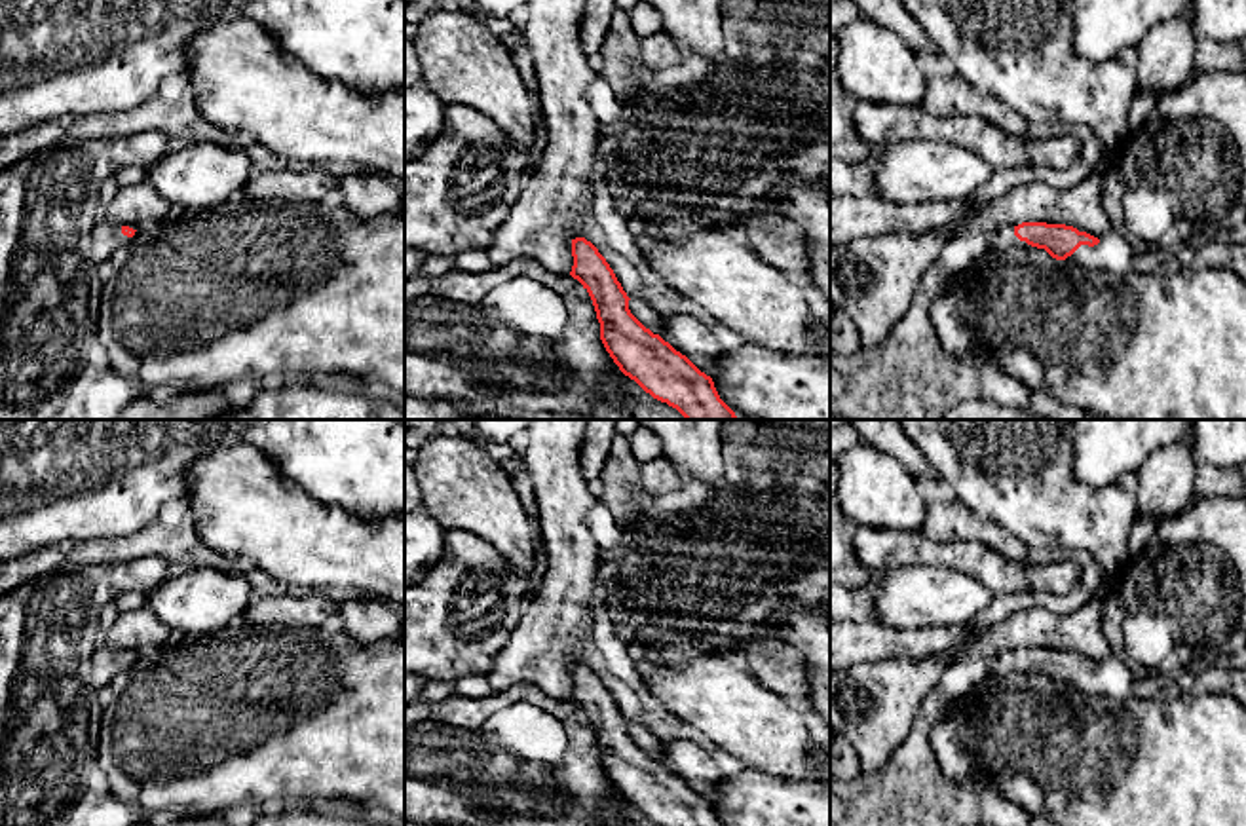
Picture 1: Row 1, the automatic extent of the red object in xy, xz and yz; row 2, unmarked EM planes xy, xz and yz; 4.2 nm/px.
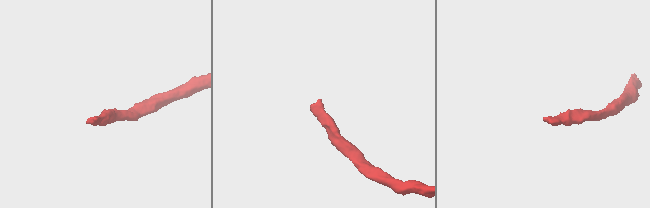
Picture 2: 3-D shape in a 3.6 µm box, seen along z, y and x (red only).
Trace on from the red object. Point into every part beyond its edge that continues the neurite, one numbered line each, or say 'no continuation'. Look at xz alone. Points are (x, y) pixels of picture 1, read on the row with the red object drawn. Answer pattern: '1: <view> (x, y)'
no continuation

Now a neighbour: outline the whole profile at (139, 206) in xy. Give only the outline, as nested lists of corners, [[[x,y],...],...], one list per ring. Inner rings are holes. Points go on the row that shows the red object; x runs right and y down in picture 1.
[[[148,180],[123,186],[114,199],[99,209],[99,218],[116,226],[142,230],[167,218],[169,201],[161,197]]]

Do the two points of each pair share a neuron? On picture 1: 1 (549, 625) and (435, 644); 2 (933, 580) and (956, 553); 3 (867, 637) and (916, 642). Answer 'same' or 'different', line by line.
1: different
2: different
3: same

